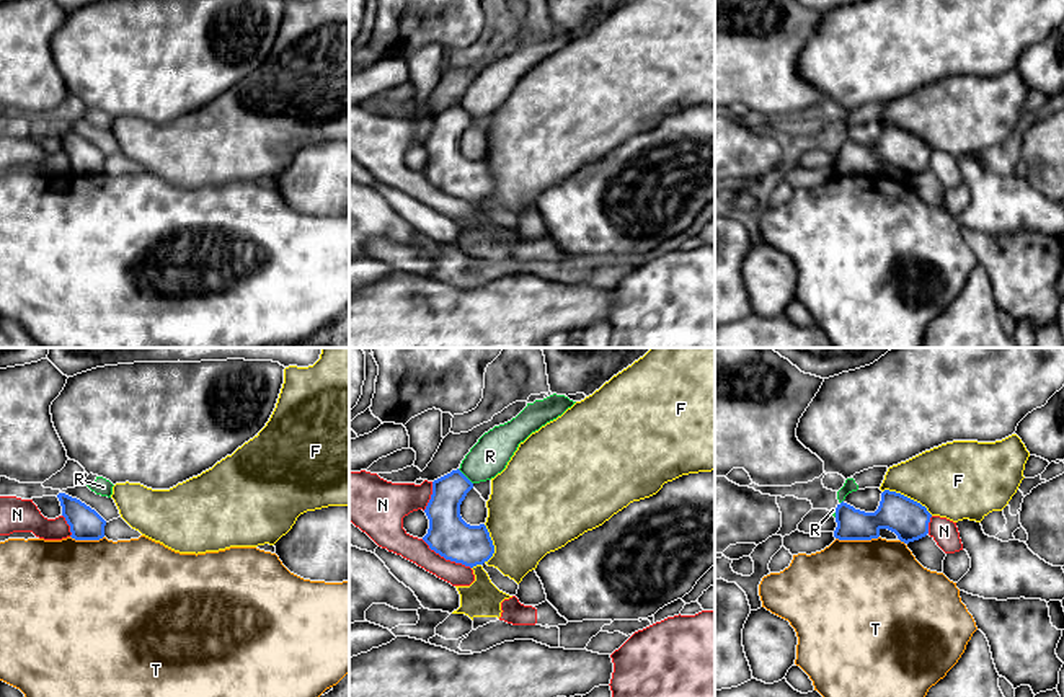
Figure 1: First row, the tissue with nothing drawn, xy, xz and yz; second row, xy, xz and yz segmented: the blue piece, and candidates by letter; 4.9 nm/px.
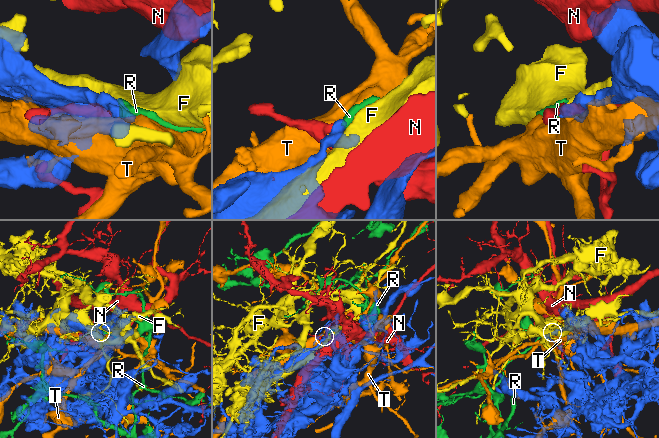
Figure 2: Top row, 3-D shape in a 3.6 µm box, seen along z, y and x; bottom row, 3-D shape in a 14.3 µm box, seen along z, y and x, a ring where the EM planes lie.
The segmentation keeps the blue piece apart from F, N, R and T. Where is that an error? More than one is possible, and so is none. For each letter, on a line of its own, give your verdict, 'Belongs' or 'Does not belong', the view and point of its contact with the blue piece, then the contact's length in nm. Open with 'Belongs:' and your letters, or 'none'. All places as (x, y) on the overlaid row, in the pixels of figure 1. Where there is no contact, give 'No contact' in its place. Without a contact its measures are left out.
Belongs: none
F: Does not belong. Touches blue at yz (906, 497). Shared border 280 nm
N: Does not belong. Touches blue at xz (446, 559). Shared border 280 nm
R: Does not belong. Touches blue at xz (465, 477). Shared border 110 nm
T: Does not belong. Touches blue at yz (857, 539). Shared border 220 nm

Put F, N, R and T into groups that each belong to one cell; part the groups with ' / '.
F / N / R / T

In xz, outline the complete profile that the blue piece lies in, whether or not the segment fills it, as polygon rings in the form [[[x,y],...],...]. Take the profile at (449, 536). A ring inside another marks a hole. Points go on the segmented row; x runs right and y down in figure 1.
[[[457,468],[432,482],[432,495],[424,509],[429,519],[423,540],[446,560],[477,566],[488,562],[494,545],[485,524],[470,526],[460,516],[460,504],[473,483]]]

